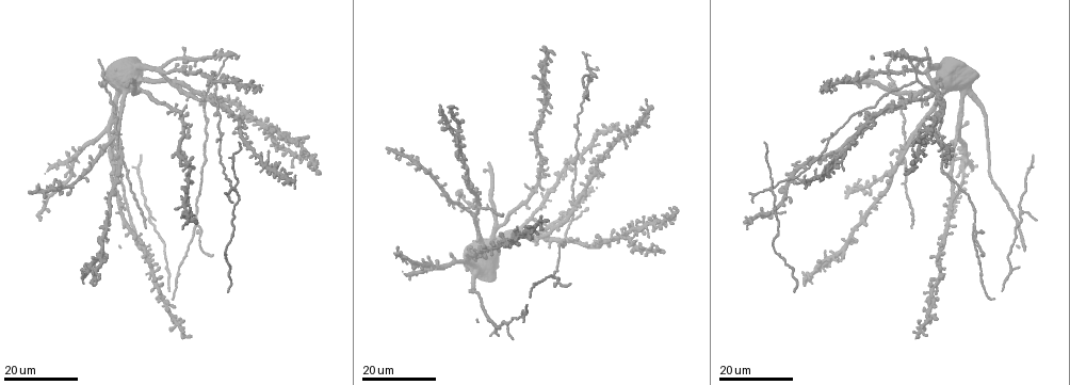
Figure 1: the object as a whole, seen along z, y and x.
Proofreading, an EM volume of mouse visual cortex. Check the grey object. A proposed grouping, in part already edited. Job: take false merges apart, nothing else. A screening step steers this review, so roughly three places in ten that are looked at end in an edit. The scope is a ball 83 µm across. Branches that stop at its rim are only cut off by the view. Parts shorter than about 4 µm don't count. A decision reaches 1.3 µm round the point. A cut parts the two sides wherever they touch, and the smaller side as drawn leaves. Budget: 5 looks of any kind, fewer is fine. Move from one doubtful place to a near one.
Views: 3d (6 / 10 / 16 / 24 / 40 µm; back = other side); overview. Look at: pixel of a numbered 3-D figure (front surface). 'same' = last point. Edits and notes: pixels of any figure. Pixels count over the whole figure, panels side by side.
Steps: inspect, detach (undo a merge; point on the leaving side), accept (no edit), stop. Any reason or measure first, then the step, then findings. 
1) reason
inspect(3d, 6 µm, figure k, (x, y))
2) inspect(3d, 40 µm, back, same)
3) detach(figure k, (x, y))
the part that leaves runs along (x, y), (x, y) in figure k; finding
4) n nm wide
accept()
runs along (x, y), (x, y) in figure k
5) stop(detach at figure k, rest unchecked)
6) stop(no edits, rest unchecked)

three-way junction
inspect(3d, 24 µm, figure 1, (973, 225))

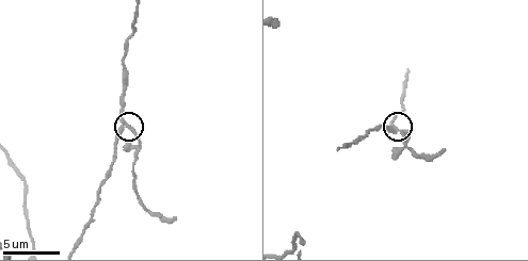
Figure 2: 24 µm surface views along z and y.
inspect(3d, 10 µm, figure 2, (396, 130))

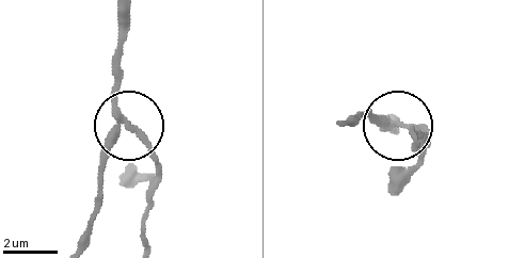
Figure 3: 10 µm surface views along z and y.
detach(figure 3, (149, 146))
the part that leaves runs along (121, 119), (155, 172), (155, 199), (141, 241) in figure 3; two neurons meet here

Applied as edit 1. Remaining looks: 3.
four or more arms meet
inspect(3d, 24 µm, figure 1, (263, 161))

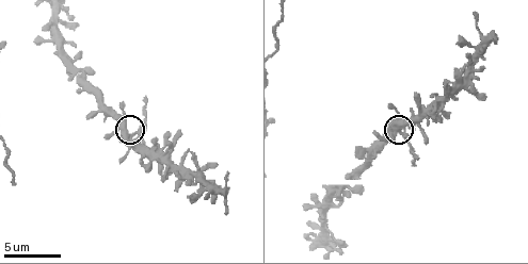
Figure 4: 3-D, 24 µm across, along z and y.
inspect(3d, 6 µm, figure 4, (399, 132))

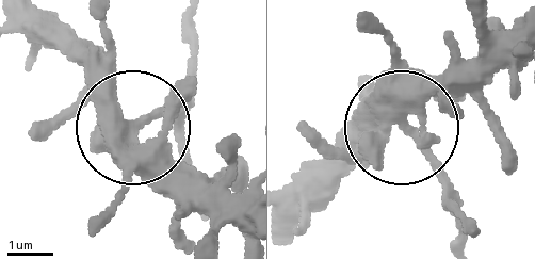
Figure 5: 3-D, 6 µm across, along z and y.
4 arms
detach(figure 5, (439, 174))
a second neuron is stuck on

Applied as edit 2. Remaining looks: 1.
stop(detach at figure 3, detach at figure 5, rest unchecked)

